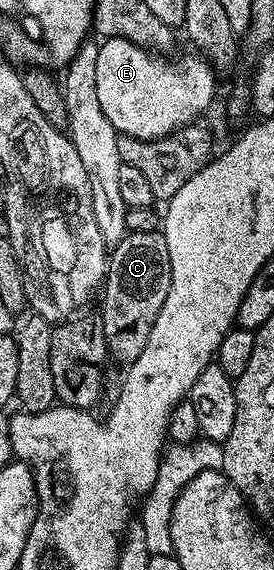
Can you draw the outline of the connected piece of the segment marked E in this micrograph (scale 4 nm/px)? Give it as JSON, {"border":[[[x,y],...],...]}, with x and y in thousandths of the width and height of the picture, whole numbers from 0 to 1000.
{"border":[[[391,67],[361,77],[354,95],[354,174],[383,207],[398,211],[438,239],[482,239],[504,246],[584,246],[595,239],[631,239],[653,226],[715,216],[726,202],[785,175],[785,139],[792,128],[770,107],[737,96],[668,98],[653,111],[620,112],[533,84],[504,84],[485,74]]]}

